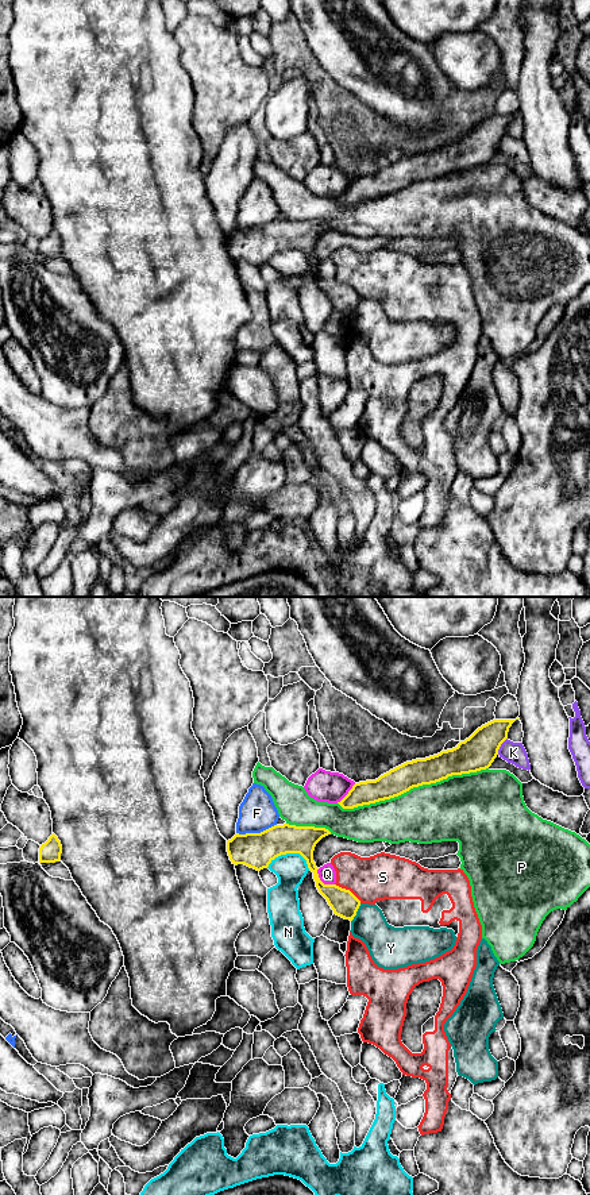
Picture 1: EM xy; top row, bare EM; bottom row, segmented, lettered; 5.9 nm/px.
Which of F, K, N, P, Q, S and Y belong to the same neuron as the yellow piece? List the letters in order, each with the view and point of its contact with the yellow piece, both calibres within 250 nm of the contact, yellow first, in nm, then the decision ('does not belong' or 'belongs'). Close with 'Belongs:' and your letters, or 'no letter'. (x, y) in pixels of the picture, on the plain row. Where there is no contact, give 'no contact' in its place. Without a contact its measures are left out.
F: contact xy (255, 228); calibres 200 and 220 nm; does not belong
K: contact xy (500, 141); calibres 200 and 130 nm; does not belong
N: contact xy (290, 247); calibres 200 and 190 nm; does not belong
P: contact xy (412, 182); calibres 160 and 360 nm; does not belong
Q: contact xy (322, 277); calibres 160 and 110 nm; does not belong
S: contact xy (349, 285); calibres 160 and 280 nm; does not belong
Y: contact xy (355, 308); calibres 160 and 220 nm; does not belong
Belongs: no letter

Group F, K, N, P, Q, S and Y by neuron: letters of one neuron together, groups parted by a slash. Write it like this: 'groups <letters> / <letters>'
groups F / K / N / P / Q / S / Y

